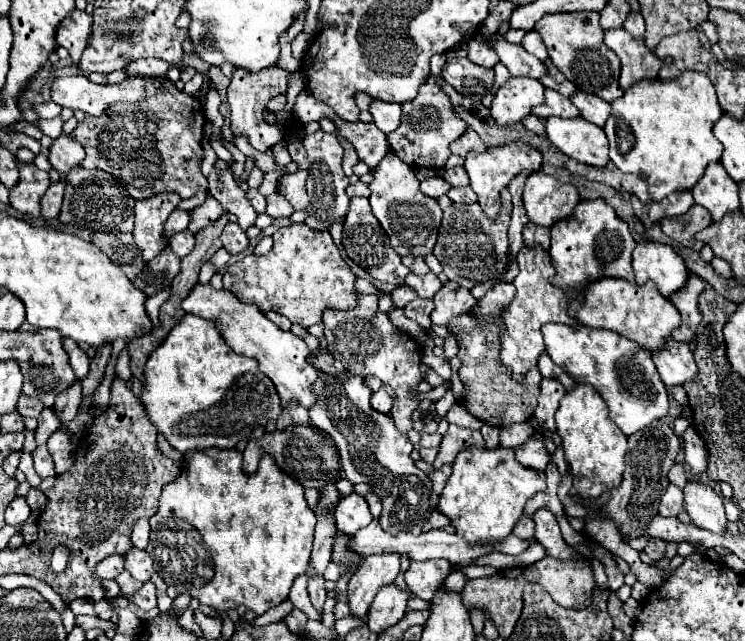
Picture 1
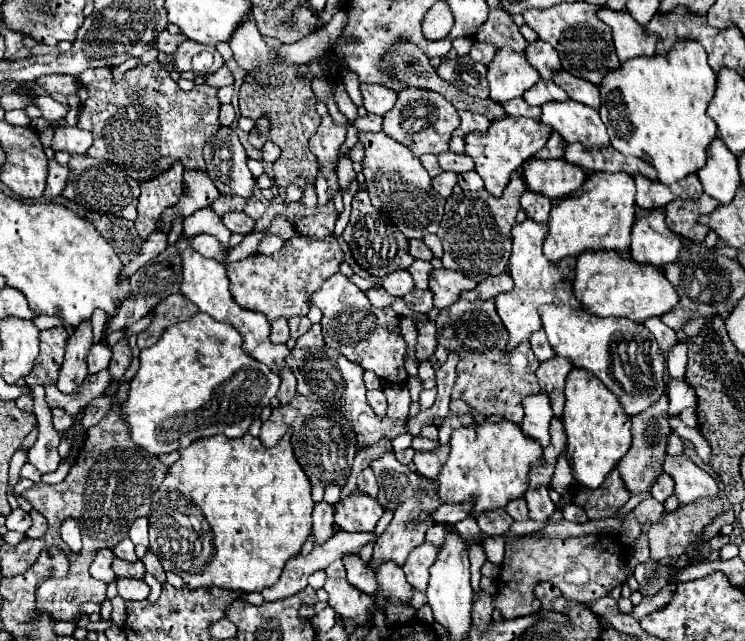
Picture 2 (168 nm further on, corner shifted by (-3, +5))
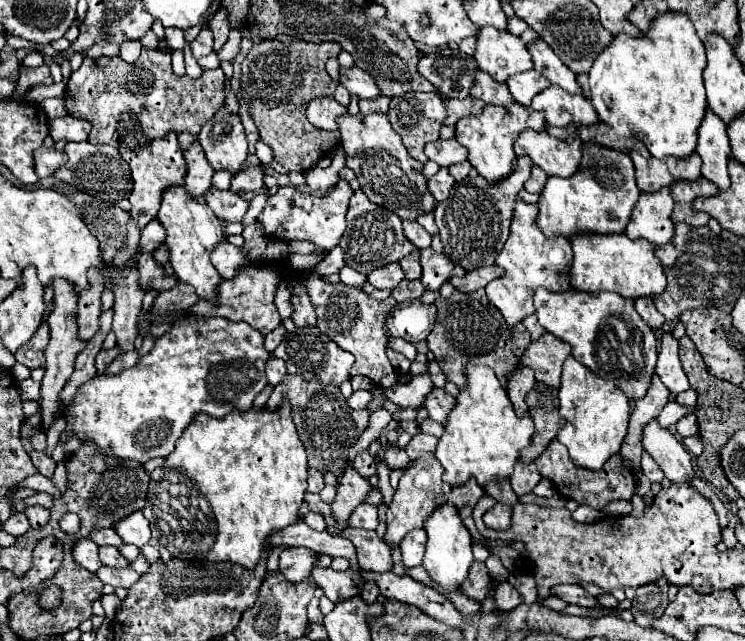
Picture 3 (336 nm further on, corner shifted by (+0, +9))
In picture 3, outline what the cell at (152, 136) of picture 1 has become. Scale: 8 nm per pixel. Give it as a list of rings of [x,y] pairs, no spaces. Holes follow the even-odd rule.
[[[143,48],[141,56],[133,64],[125,62],[121,56],[97,58],[97,60],[85,58],[81,68],[75,70],[67,82],[65,106],[73,118],[91,122],[91,126],[93,126],[93,130],[89,134],[91,144],[109,144],[117,150],[137,148],[137,146],[151,144],[153,140],[157,140],[169,132],[175,132],[181,148],[187,150],[197,140],[197,132],[201,130],[201,126],[207,120],[211,120],[213,114],[217,112],[217,108],[221,108],[221,104],[225,102],[223,84],[225,84],[225,74],[221,68],[205,70],[203,76],[197,80],[191,80],[187,76],[179,78],[171,70],[171,56],[167,52]]]

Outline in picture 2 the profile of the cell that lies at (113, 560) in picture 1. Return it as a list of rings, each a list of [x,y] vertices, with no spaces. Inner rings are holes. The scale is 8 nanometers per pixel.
[[[102,548],[96,552],[94,556],[94,562],[90,564],[90,574],[96,578],[96,580],[102,580],[102,582],[112,582],[116,578],[116,574],[112,572],[112,560],[114,560],[114,552],[110,548]]]

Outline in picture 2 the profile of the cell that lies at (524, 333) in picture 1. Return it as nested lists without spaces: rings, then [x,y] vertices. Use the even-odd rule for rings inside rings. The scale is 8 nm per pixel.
[[[526,218],[522,224],[516,224],[512,228],[512,254],[510,254],[510,276],[514,280],[514,288],[506,294],[496,296],[496,308],[498,314],[510,334],[510,342],[508,342],[508,352],[514,350],[522,340],[528,340],[532,332],[536,332],[542,324],[540,324],[540,314],[538,314],[538,306],[542,304],[566,304],[568,306],[580,306],[578,298],[572,294],[568,282],[566,282],[566,274],[562,274],[562,262],[550,262],[544,254],[542,254],[542,240],[544,234],[548,232],[546,224],[538,224],[530,218]]]

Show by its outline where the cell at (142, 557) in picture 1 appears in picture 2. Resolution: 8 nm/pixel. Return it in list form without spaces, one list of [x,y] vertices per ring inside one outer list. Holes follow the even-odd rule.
[[[124,538],[122,542],[118,542],[118,544],[112,548],[112,552],[116,554],[116,558],[128,560],[128,562],[138,560],[138,558],[136,558],[136,552],[134,552],[134,544],[132,544],[132,540],[128,540],[128,538]]]

